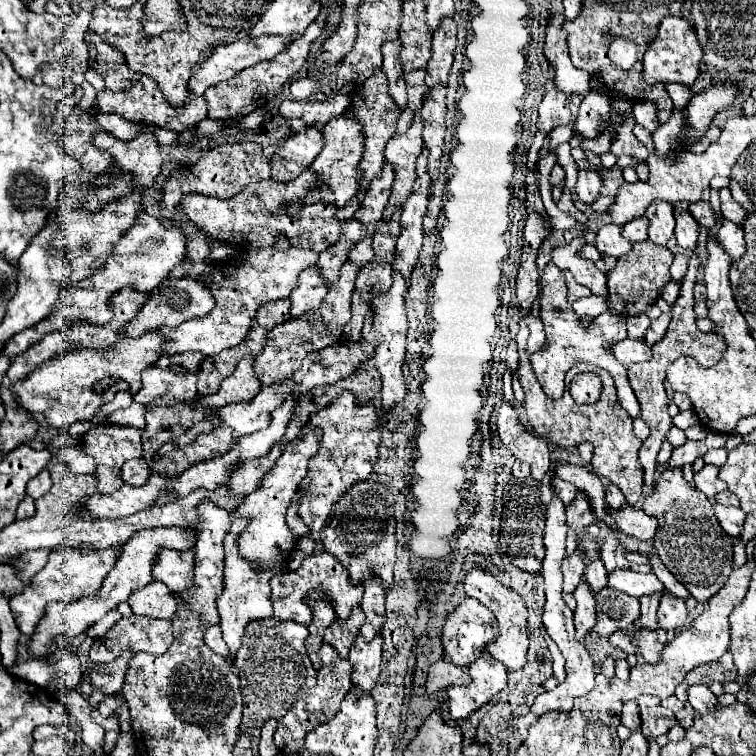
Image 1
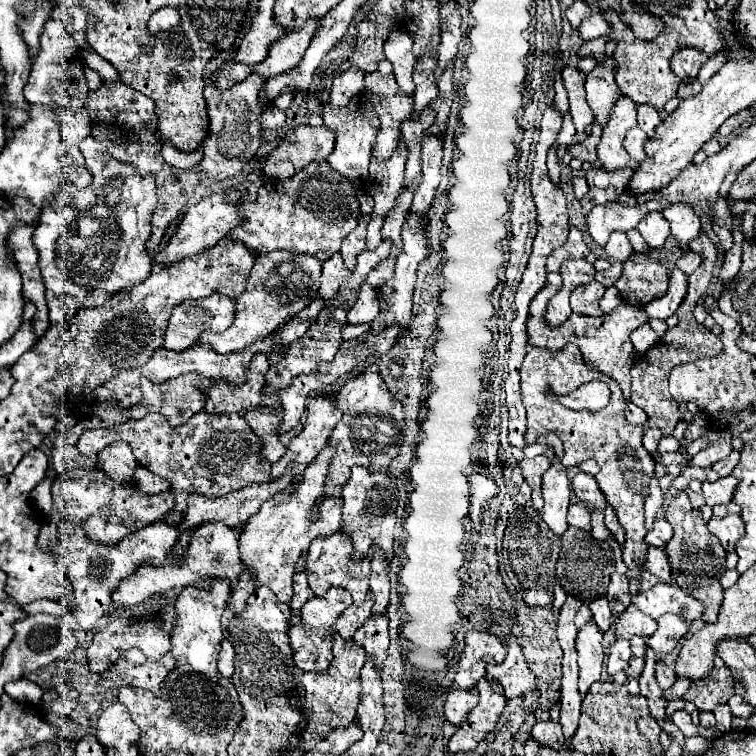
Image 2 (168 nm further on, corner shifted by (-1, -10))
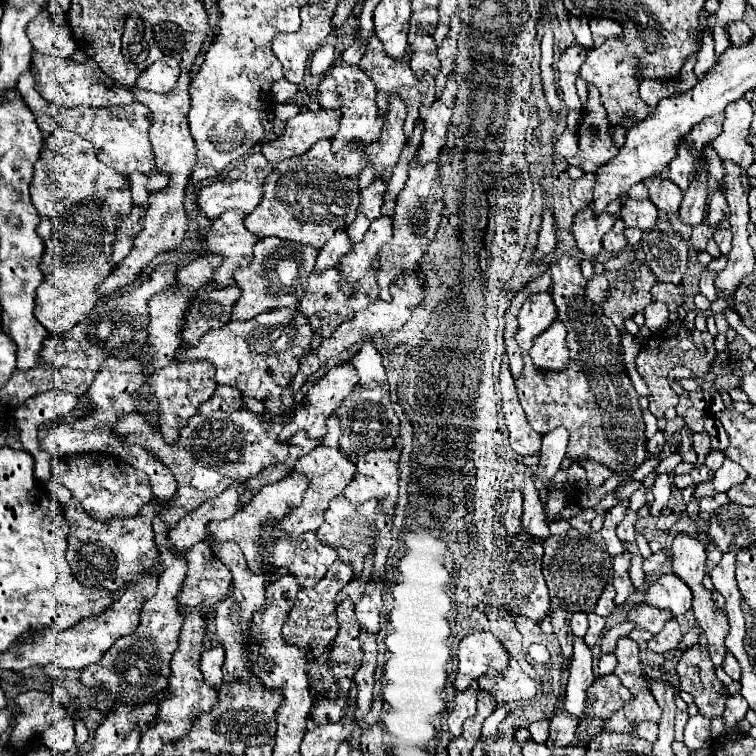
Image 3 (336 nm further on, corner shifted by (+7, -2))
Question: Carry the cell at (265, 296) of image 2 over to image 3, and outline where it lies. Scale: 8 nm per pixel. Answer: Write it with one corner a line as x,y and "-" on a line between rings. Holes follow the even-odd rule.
265,238
255,244
253,262
235,272
235,282
241,288
241,298
235,302
231,320
249,320
261,312
269,312
273,308
289,308
297,306
305,294
305,284
309,274
313,272
317,248
301,246
293,242
285,242
281,238

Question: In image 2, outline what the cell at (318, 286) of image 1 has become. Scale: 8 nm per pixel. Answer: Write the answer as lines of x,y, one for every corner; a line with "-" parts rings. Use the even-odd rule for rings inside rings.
337,252
337,256
331,256
329,260
323,262
323,282
321,282
321,288
319,288
319,296
329,302
333,300
333,296
337,294
339,290
339,284
341,280
349,274
349,270
345,268
343,260
341,260
341,254

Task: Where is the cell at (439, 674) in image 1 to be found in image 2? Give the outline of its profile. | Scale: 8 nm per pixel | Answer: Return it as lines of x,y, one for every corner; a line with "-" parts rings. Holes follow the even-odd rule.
451,686
451,690
447,692
445,716
453,726
461,726
467,720
467,714
475,708
475,704
477,704
477,688
463,690

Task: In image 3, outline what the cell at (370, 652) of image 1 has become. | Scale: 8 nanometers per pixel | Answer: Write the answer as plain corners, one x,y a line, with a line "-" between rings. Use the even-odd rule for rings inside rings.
381,580
379,582
369,582
365,596
355,604
355,618
363,630
369,634
379,632
379,608
381,608

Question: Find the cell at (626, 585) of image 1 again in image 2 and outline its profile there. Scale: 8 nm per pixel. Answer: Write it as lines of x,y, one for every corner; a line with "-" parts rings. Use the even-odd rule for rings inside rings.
675,582
671,584
657,584
647,592
641,592
637,596
633,596
633,604
653,616
659,618
667,612
683,616
685,614
685,622
693,622
697,618
701,618
701,602
693,596
689,596
685,590
681,590

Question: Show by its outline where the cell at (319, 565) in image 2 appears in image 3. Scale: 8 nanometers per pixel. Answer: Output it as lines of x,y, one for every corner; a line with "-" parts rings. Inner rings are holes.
335,496
325,512
323,524
315,534
323,544
335,548
337,558
343,564
349,564
355,574
361,574
363,560
371,552
375,540
375,516
377,516
377,500
369,500
369,504
361,504
361,508
353,508
353,504
349,504
343,496

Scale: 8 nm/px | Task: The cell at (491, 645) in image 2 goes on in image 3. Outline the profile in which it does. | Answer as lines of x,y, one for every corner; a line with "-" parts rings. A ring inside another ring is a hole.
491,632
467,634
459,644
459,670
455,688
465,690
473,680
485,674
487,668
507,668
507,650

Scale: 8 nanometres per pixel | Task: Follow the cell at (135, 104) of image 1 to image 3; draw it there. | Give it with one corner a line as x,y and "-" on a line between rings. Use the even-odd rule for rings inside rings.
33,54
31,58
33,68
37,68
37,92
47,98
49,102
57,106
123,106
135,102
133,90
117,84
101,68
97,66
95,60
85,60
85,62
67,62
63,58
55,56
43,56
43,54

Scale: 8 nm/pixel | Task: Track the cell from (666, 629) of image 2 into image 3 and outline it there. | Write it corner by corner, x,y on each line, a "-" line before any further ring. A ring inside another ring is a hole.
671,618
671,620
665,622
663,630
661,630
659,634
655,634
655,636
647,642
647,646
649,646
649,650
653,650
653,652
667,652
667,650
675,648
675,646
679,644
679,640
681,640
681,628
679,628
677,620

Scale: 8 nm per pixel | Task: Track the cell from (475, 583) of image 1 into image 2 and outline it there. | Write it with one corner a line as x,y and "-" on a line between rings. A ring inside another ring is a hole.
513,636
507,638
507,644
509,644
509,654
507,654
505,662
499,664
495,670
487,670
487,676
497,680
505,688
505,698
509,700
511,698
509,692
519,692
519,696
523,696
523,694
535,690
537,680
531,674
531,670
527,668
521,648

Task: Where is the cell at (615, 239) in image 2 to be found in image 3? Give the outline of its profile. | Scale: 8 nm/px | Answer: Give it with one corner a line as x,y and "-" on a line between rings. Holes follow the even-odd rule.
617,220
617,222
613,224
613,228
603,236
603,248
605,248
607,252
617,254
617,252
621,252
621,250
627,248
627,240
625,240
625,236
623,236
623,228
625,228
625,224
623,224
621,220

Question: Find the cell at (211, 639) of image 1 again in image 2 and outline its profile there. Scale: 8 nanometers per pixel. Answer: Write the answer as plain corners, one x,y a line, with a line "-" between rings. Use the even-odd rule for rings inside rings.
223,640
223,642
221,642
219,660
217,660
217,670
219,670
221,676
225,676
225,678
231,678
231,674
233,674
233,656
235,656
235,650
233,650
231,642
229,642
229,640

